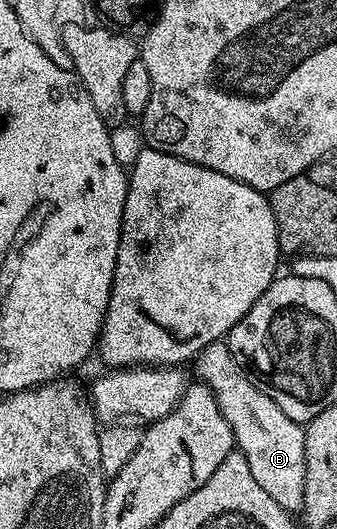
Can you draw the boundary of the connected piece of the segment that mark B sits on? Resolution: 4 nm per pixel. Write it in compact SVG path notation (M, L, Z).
M228 343L207 345L195 357L196 364L196 379L206 384L219 402L219 410L223 410L223 418L227 418L227 426L231 426L233 431L236 451L242 452L247 458L247 466L251 466L255 482L259 482L259 487L270 498L275 498L275 502L279 502L285 512L300 513L303 506L303 482L307 474L304 427L298 421L287 418L287 414L283 414L283 410L279 410L279 406L267 398L265 389L254 383L246 369L235 362Z

